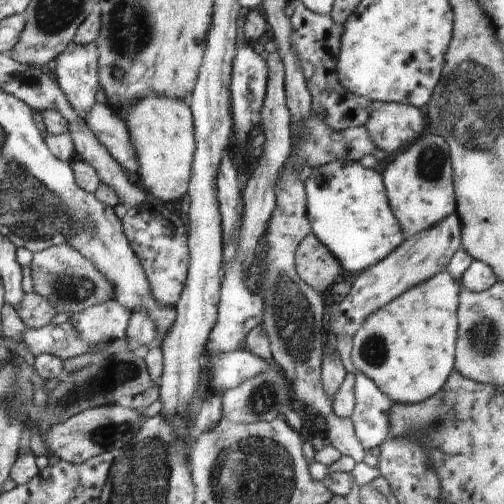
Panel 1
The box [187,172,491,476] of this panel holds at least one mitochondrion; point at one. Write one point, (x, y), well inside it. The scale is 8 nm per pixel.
(293, 313)

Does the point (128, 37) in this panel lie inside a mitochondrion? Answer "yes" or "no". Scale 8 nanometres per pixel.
yes

